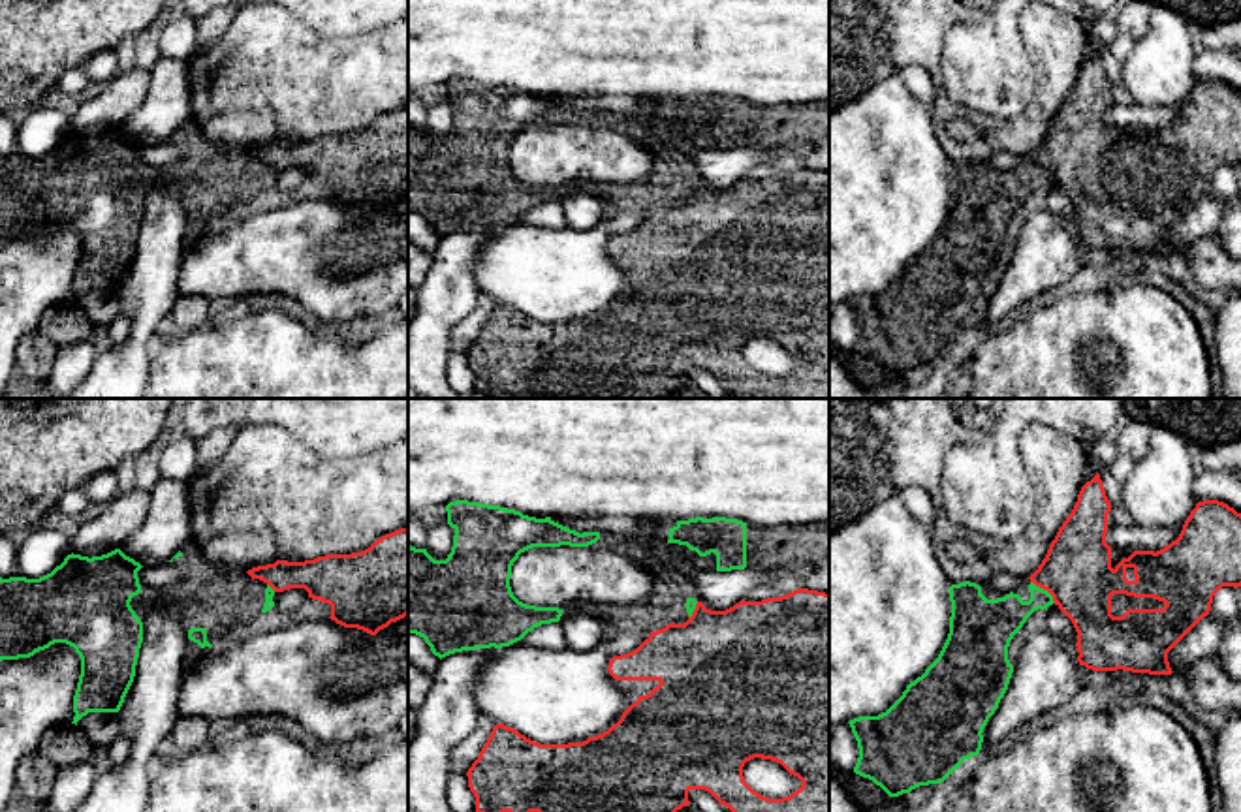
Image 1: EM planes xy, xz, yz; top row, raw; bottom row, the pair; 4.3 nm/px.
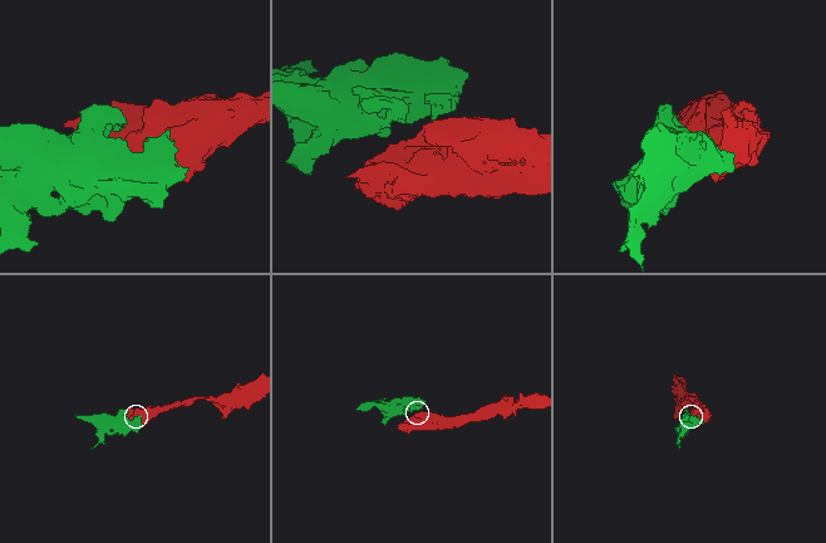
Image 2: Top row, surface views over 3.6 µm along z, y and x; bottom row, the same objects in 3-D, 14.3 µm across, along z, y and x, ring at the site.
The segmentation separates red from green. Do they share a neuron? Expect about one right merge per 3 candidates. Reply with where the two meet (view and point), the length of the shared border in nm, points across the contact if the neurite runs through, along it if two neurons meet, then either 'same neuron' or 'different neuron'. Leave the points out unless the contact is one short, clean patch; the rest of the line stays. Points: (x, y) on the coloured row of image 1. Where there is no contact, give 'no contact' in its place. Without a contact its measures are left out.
yz (1044, 589) | 140 nm | along yz (1031, 581), (1042, 587), (1055, 602) | different neuron

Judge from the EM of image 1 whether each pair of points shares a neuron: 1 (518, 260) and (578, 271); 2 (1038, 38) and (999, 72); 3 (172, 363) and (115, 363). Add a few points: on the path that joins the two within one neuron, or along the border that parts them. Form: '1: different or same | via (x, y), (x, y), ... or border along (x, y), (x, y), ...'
1: same | via (533, 269), (563, 271)
2: different | border along (1018, 19), (1018, 31), (1033, 66), (1035, 93)
3: different | border along (153, 350), (147, 378)

